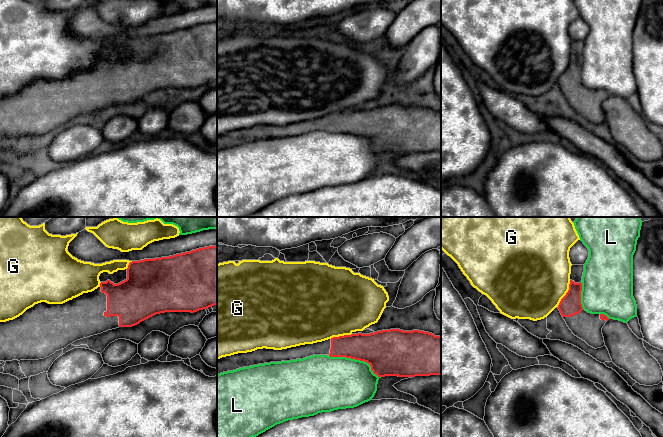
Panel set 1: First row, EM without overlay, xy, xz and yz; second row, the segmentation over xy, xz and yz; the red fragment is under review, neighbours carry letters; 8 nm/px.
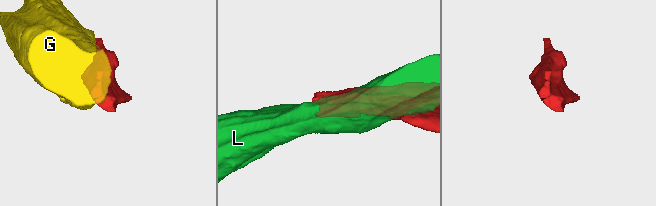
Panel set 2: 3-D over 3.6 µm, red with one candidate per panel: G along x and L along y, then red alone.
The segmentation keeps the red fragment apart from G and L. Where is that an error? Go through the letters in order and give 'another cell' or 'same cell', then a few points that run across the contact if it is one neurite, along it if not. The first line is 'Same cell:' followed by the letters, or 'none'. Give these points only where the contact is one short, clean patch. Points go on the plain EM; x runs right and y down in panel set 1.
Same cell: none
G: another cell
L: another cell

